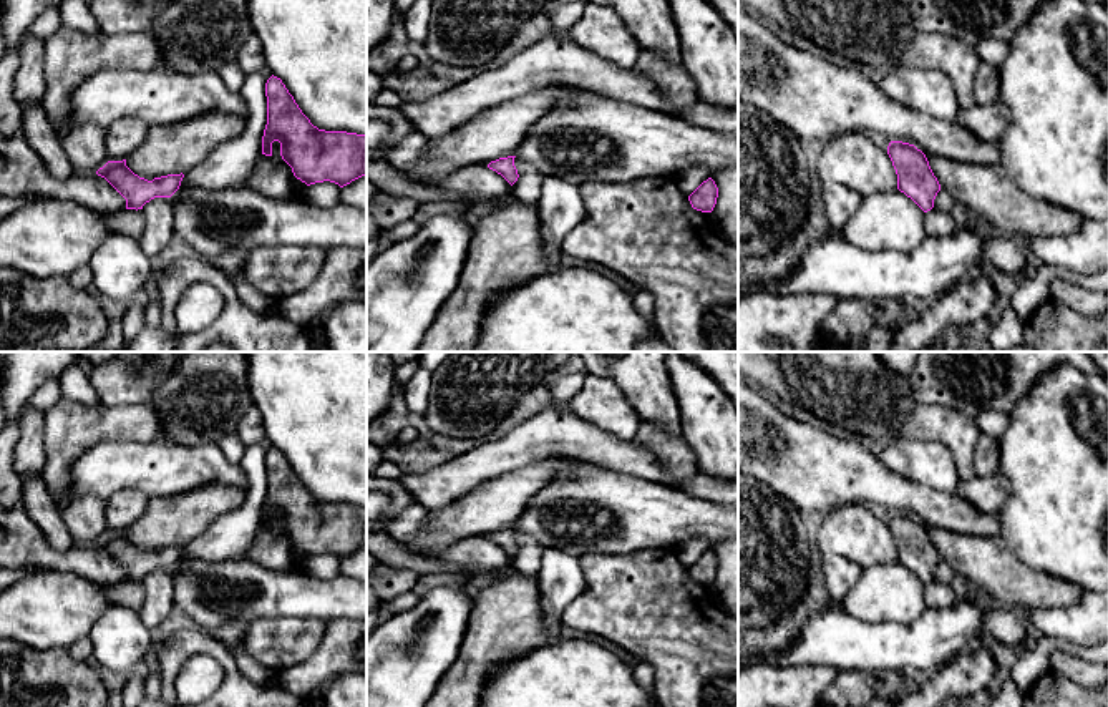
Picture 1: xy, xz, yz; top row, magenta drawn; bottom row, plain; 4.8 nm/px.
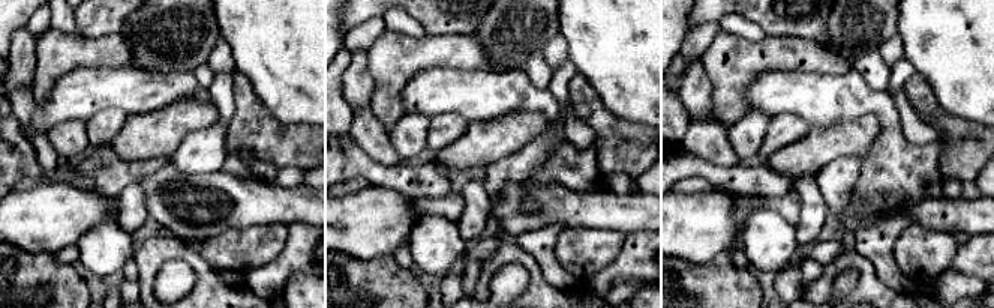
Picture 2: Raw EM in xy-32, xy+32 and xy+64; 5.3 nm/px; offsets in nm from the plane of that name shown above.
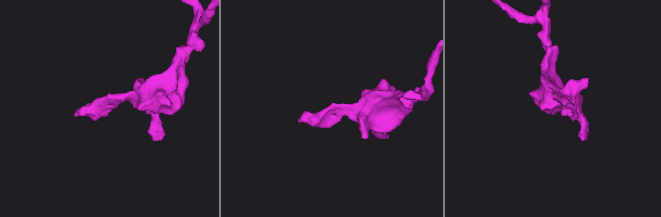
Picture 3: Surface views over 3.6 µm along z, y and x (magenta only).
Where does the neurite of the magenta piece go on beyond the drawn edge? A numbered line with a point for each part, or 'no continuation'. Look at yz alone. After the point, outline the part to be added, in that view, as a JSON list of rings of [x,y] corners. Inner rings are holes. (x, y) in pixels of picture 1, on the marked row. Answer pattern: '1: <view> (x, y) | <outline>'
no continuation

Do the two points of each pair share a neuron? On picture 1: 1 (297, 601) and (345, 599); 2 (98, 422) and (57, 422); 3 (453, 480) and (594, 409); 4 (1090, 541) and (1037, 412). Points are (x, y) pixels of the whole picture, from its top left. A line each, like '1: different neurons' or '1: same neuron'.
1: same neuron
2: same neuron
3: different neurons
4: same neuron

